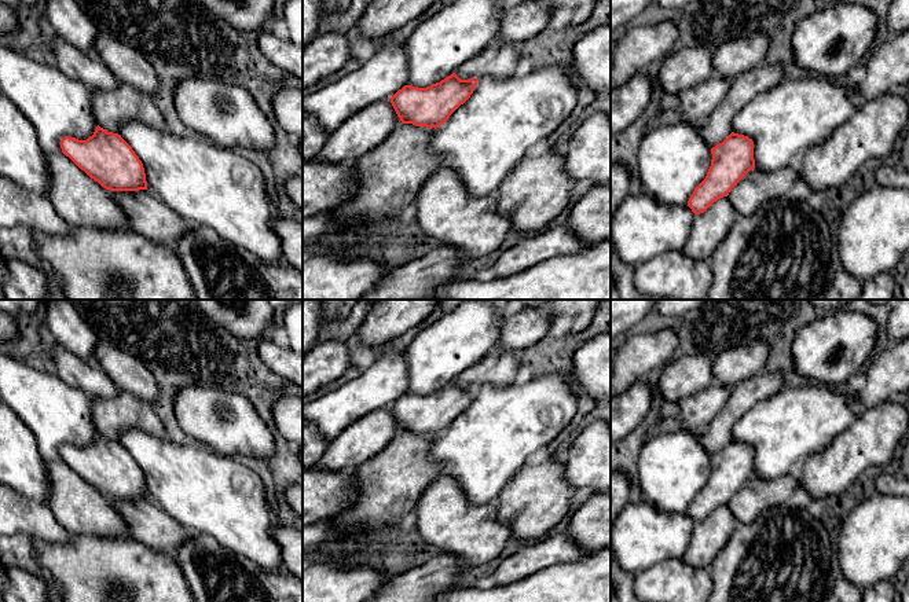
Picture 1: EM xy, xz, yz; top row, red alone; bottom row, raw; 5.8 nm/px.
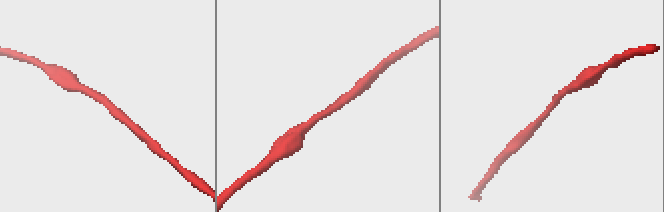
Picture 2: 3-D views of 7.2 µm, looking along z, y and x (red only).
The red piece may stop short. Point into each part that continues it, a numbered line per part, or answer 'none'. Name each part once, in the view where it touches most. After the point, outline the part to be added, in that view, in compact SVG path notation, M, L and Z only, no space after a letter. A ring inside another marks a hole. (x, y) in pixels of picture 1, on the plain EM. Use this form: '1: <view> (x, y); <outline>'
none

